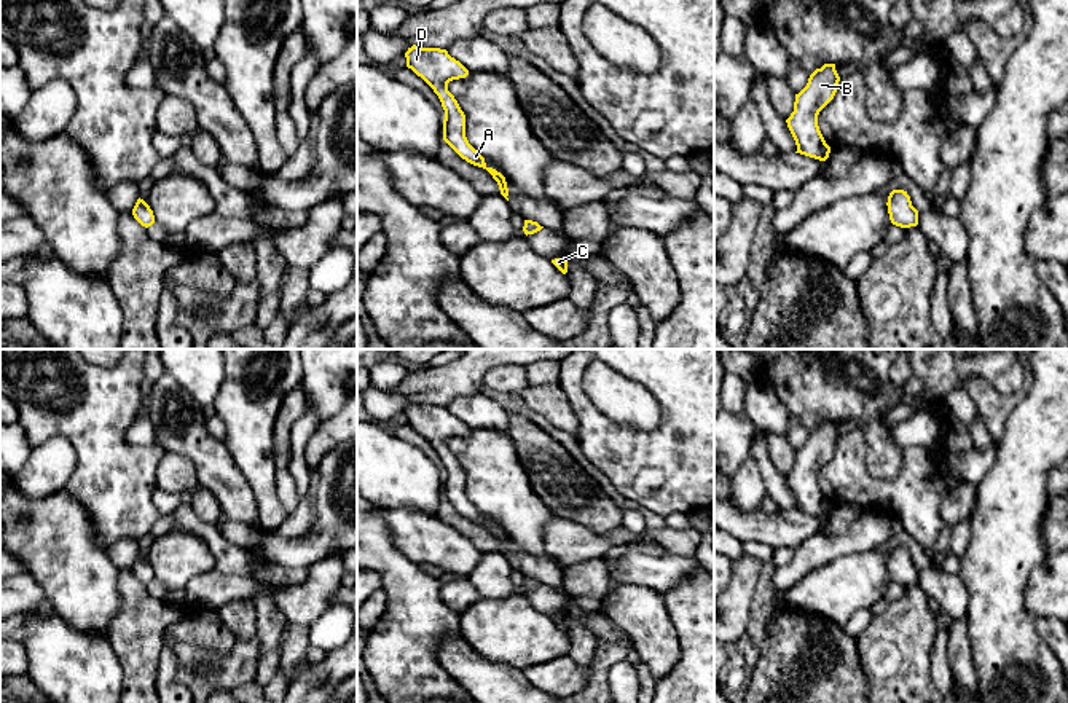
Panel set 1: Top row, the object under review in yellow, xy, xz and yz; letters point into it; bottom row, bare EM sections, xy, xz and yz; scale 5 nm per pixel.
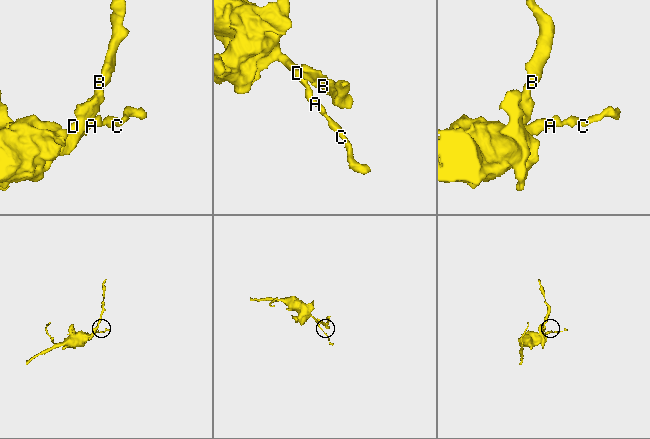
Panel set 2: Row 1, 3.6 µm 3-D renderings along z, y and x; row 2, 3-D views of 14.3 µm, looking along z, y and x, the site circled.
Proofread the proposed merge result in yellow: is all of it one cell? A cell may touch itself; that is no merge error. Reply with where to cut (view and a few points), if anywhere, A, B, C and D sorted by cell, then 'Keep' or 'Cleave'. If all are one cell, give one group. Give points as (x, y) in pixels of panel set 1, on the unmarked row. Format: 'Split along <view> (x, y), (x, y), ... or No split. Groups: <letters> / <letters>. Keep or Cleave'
No split. Groups: A B C D. Keep

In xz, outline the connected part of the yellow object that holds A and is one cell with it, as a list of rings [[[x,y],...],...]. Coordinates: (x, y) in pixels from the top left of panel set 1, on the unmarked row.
[[[413,402],[405,410],[406,424],[421,434],[438,453],[445,467],[443,497],[467,520],[486,526],[497,539],[501,552],[508,558],[505,534],[493,524],[488,524],[485,515],[469,501],[465,494],[465,472],[454,453],[448,448],[448,440],[465,435],[469,427],[446,406],[422,405]]]

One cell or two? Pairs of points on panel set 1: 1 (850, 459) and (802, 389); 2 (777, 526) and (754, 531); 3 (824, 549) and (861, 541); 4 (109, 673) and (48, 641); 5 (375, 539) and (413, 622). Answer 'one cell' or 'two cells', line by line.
1: two cells
2: one cell
3: one cell
4: one cell
5: one cell

